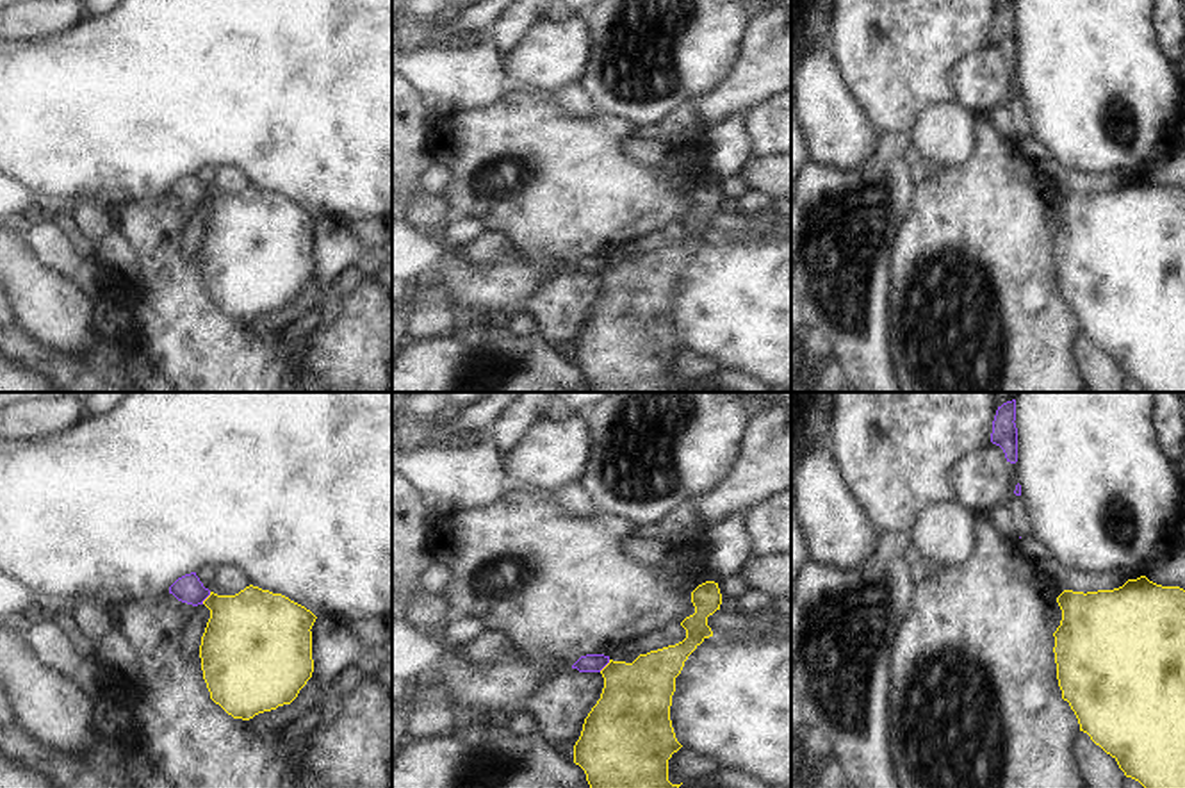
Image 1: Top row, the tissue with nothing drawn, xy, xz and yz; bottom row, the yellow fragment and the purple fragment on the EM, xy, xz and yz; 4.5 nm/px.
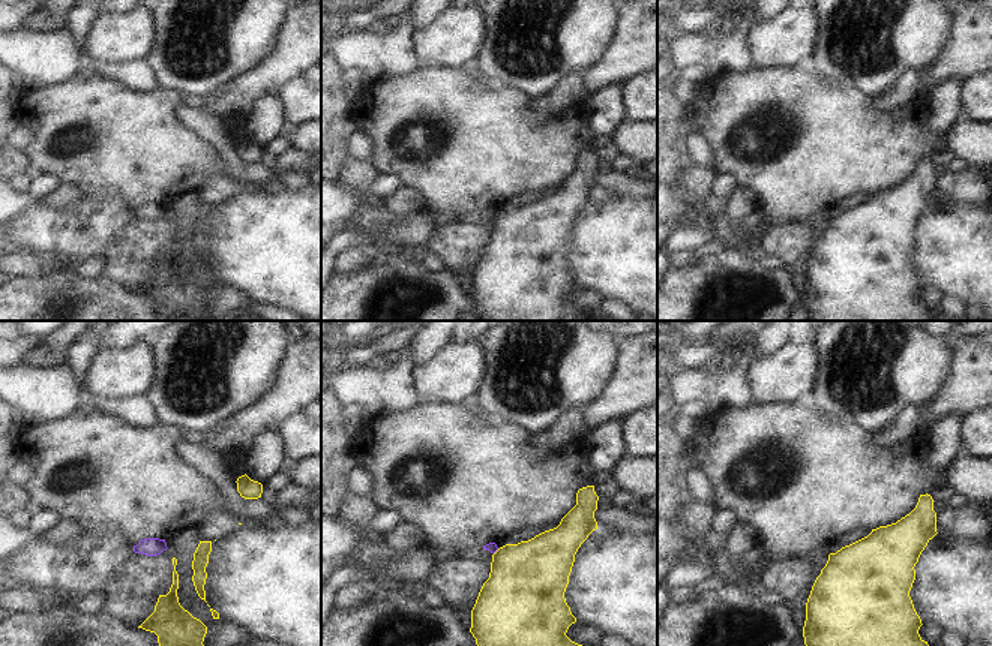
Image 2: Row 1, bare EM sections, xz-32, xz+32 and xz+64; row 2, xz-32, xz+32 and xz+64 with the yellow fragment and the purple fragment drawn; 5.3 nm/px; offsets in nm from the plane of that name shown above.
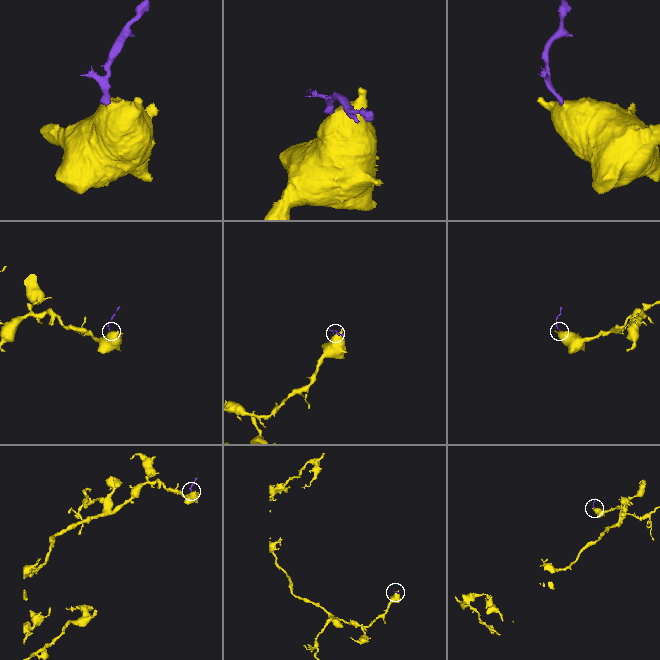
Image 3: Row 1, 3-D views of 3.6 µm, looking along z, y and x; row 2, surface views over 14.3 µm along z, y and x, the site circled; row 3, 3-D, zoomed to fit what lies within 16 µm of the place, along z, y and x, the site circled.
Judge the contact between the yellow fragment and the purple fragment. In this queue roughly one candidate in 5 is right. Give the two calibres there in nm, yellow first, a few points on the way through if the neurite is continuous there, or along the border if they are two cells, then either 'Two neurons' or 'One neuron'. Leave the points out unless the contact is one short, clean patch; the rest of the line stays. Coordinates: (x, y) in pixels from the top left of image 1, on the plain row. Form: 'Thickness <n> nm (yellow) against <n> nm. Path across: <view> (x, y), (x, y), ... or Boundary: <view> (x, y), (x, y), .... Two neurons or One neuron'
Thickness 380 nm (yellow) against 130 nm. Boundary: xy (211, 193), (202, 204). Two neurons.

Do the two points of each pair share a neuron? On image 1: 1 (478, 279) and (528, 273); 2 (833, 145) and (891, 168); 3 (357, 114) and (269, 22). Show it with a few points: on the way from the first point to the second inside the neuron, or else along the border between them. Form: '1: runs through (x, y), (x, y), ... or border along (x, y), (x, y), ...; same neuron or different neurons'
1: runs through (490, 279), (512, 279), (515, 275); same neuron
2: border along (881, 134), (858, 164), (825, 166); different neurons
3: runs through (339, 91), (293, 45); same neuron

